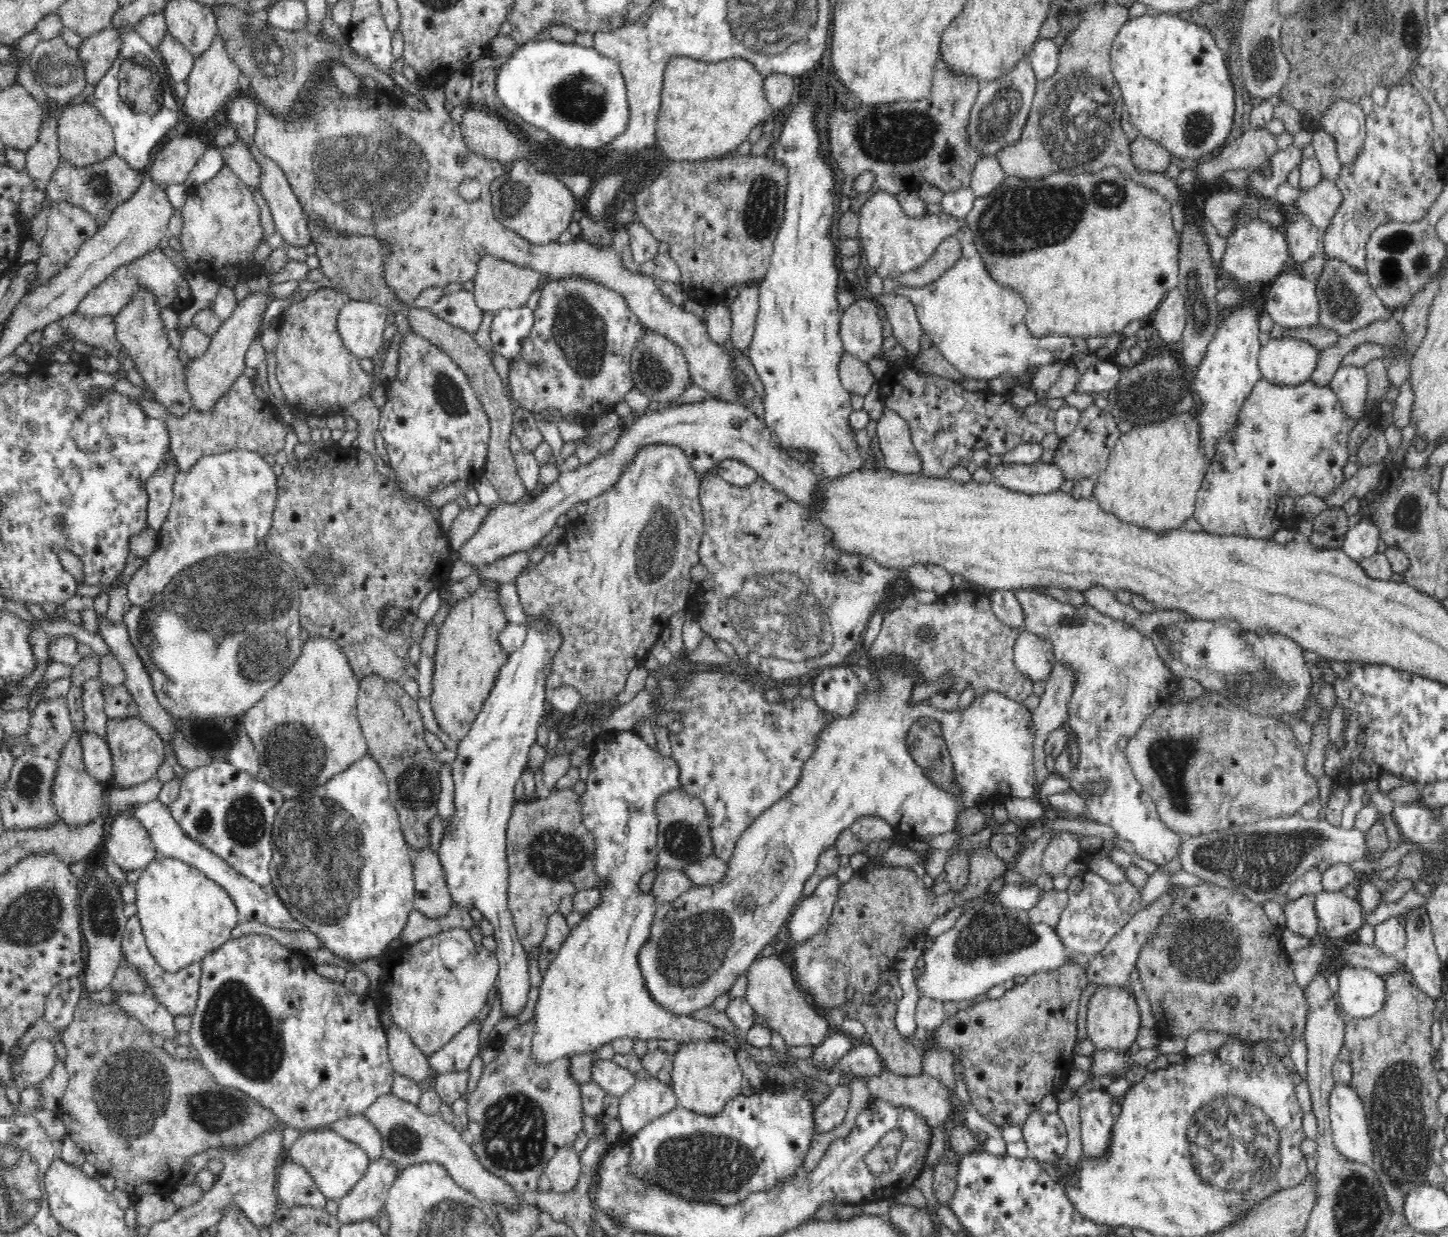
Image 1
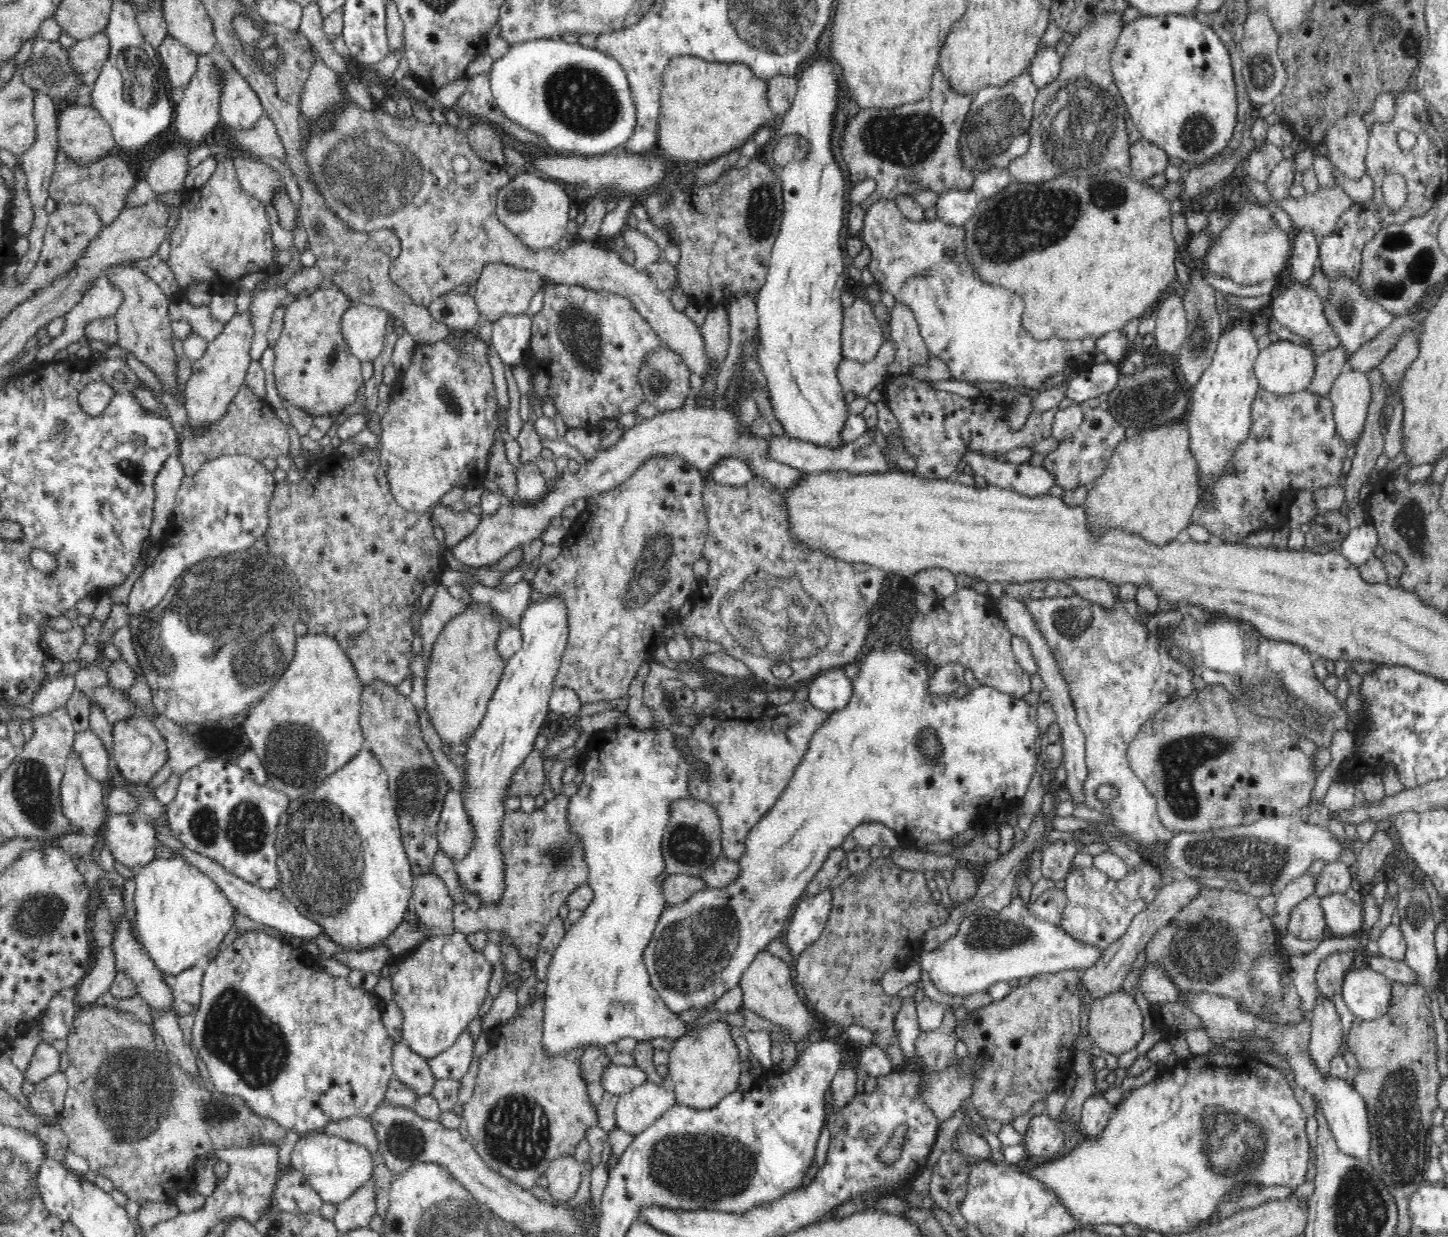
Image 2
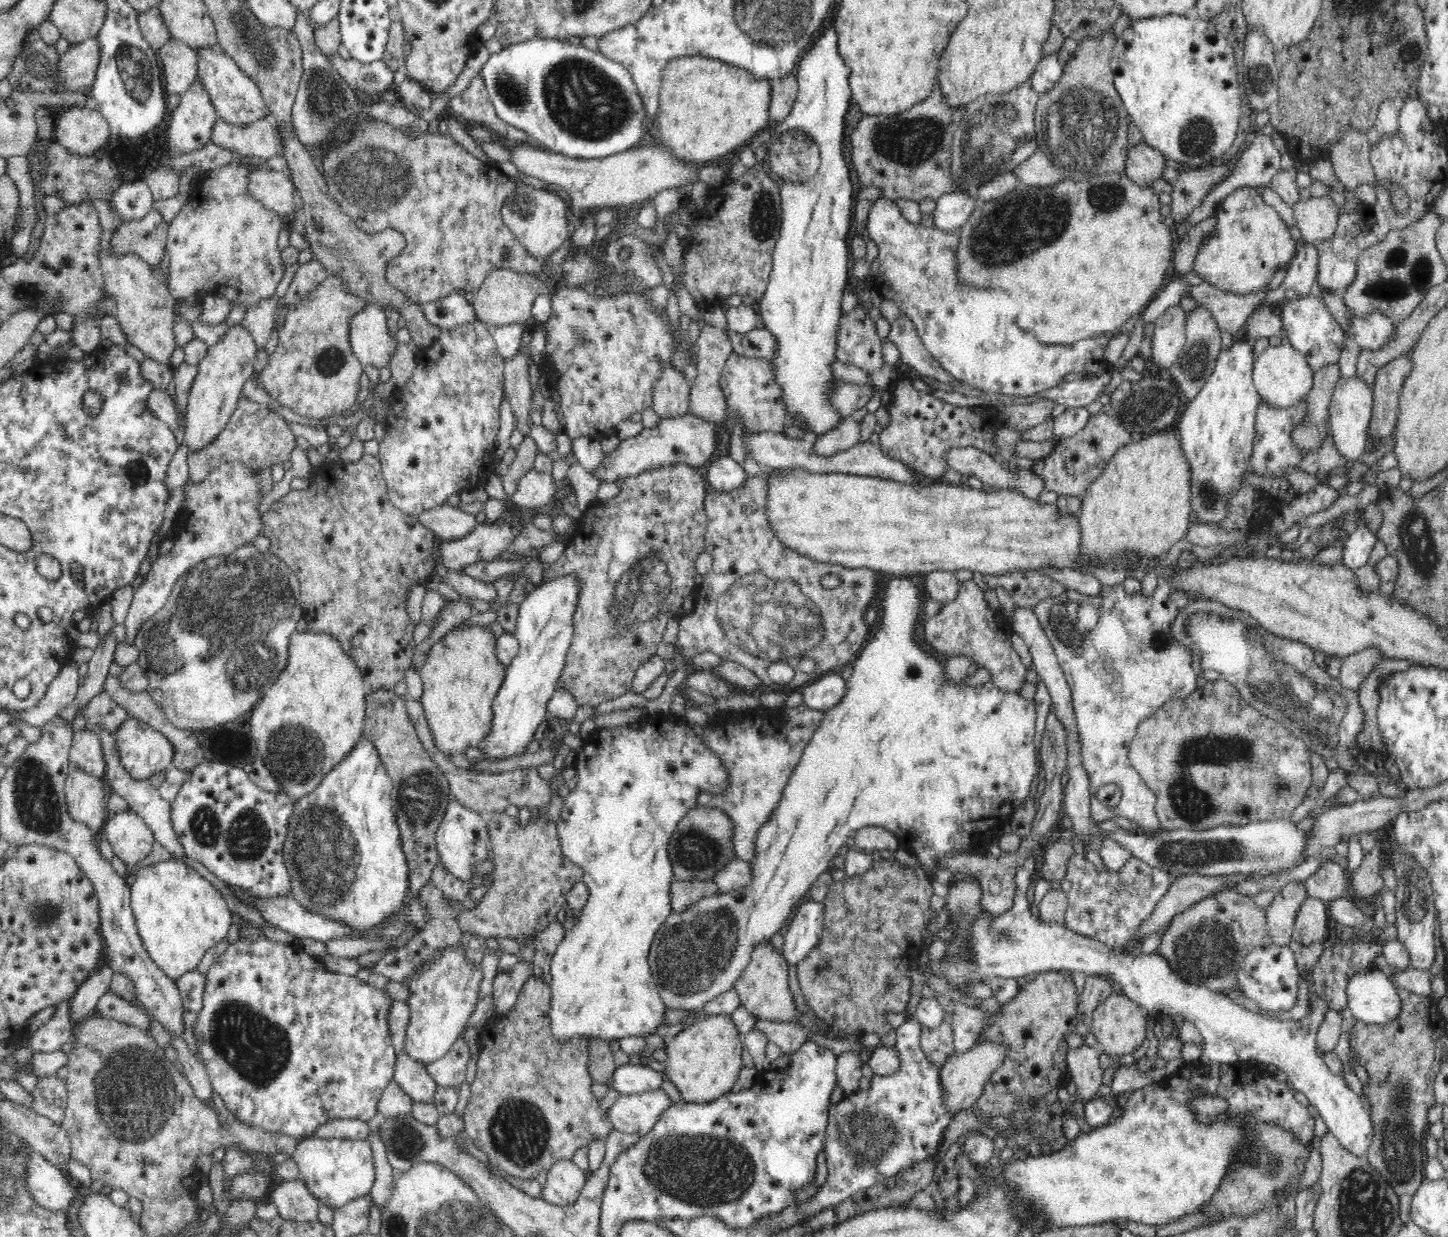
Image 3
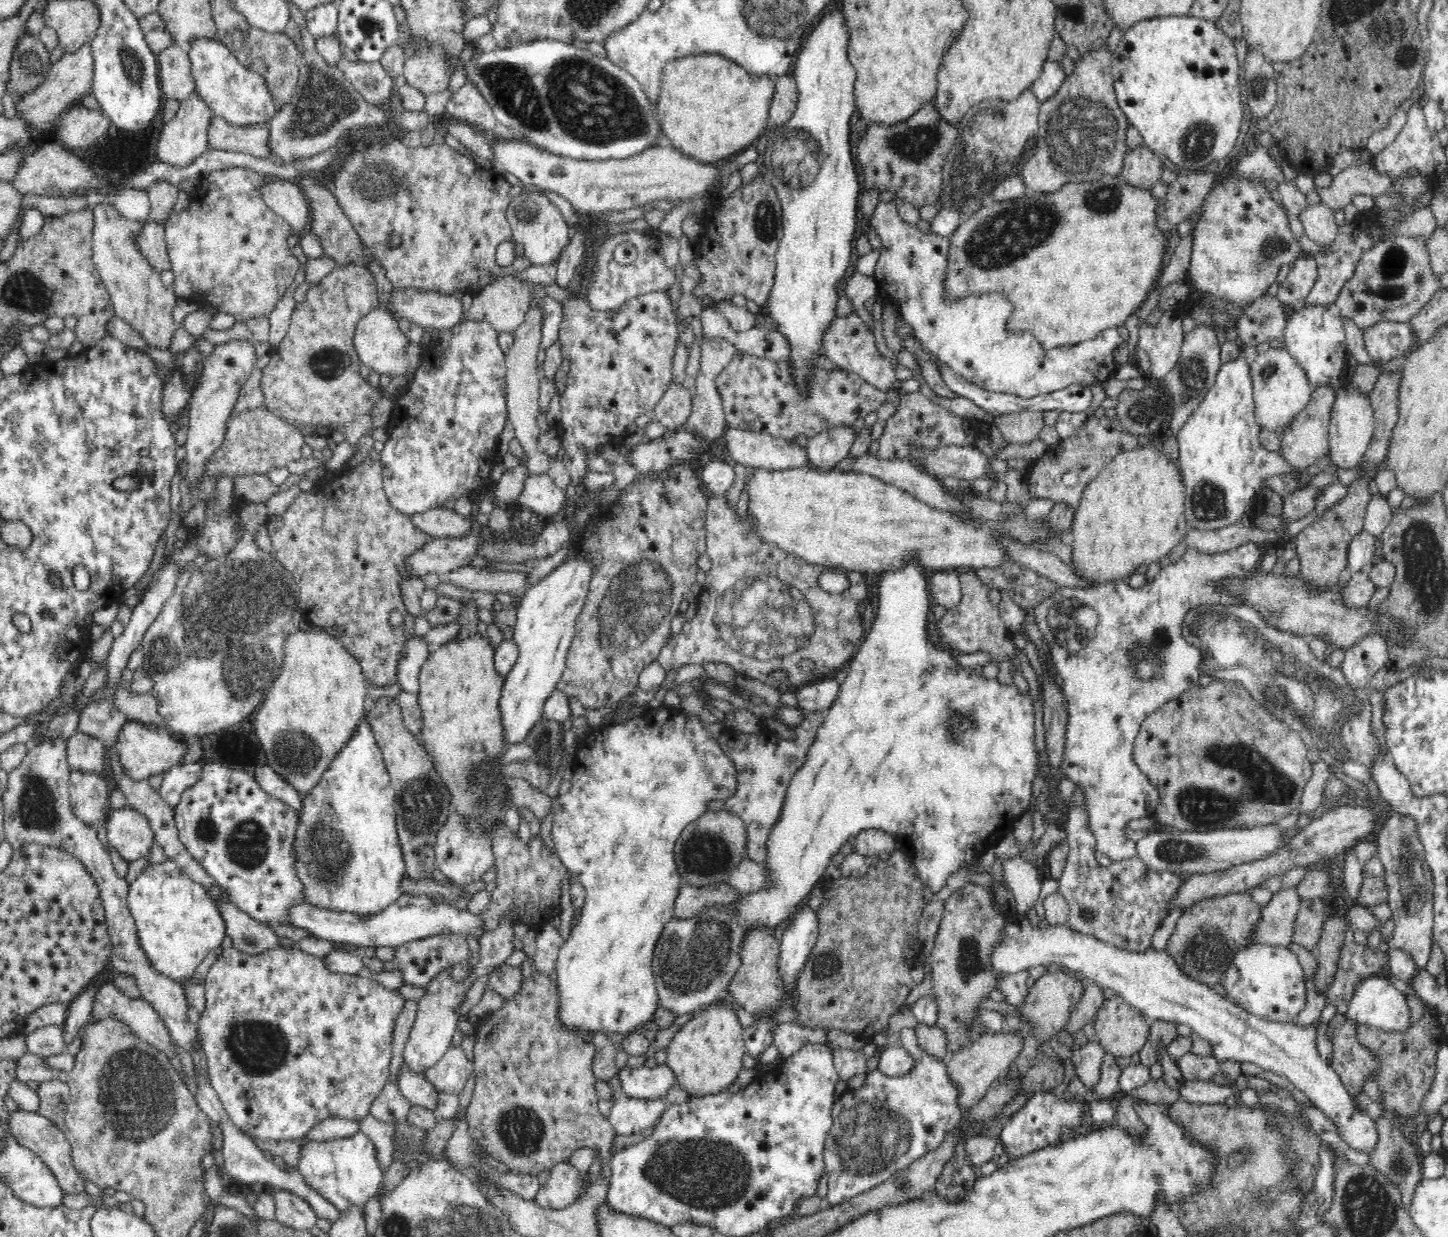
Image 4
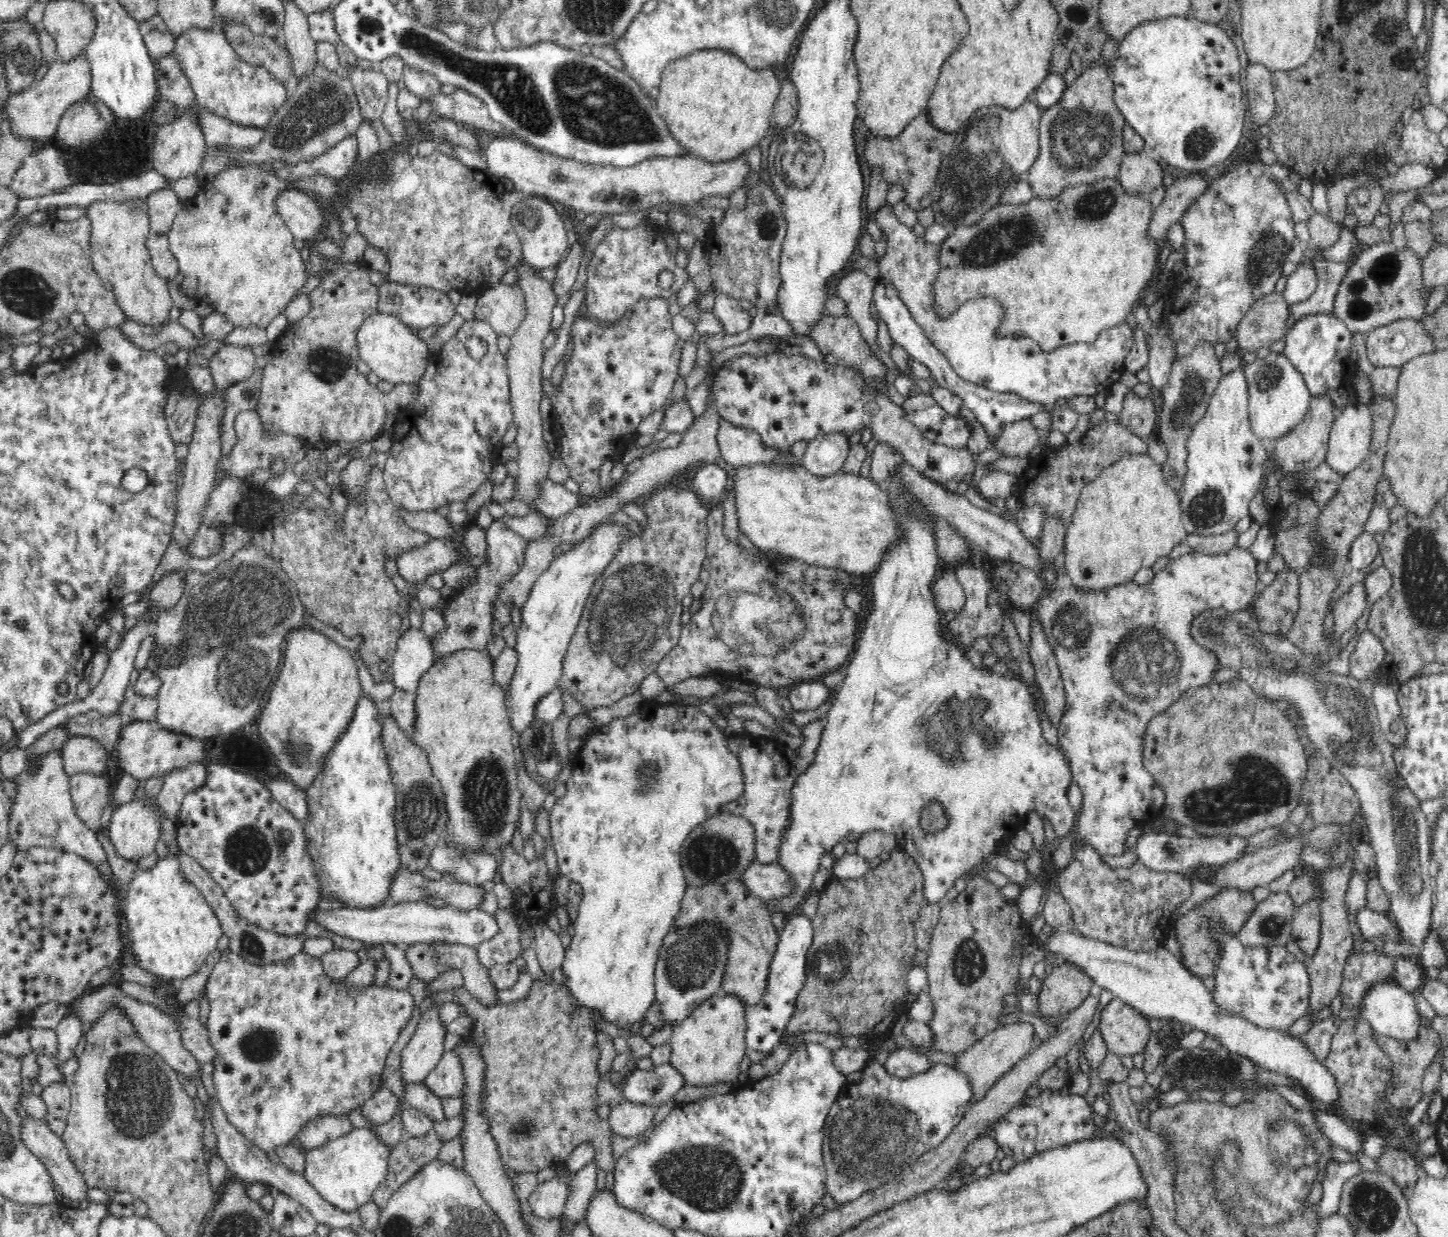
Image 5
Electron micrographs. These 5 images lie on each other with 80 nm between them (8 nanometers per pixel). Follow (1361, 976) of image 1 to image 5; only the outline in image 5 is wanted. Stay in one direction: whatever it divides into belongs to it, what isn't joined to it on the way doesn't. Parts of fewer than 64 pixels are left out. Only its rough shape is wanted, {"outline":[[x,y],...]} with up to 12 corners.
{"outline":[[1394,983],[1372,985],[1357,1006],[1375,1033],[1414,1040],[1420,1013]]}

